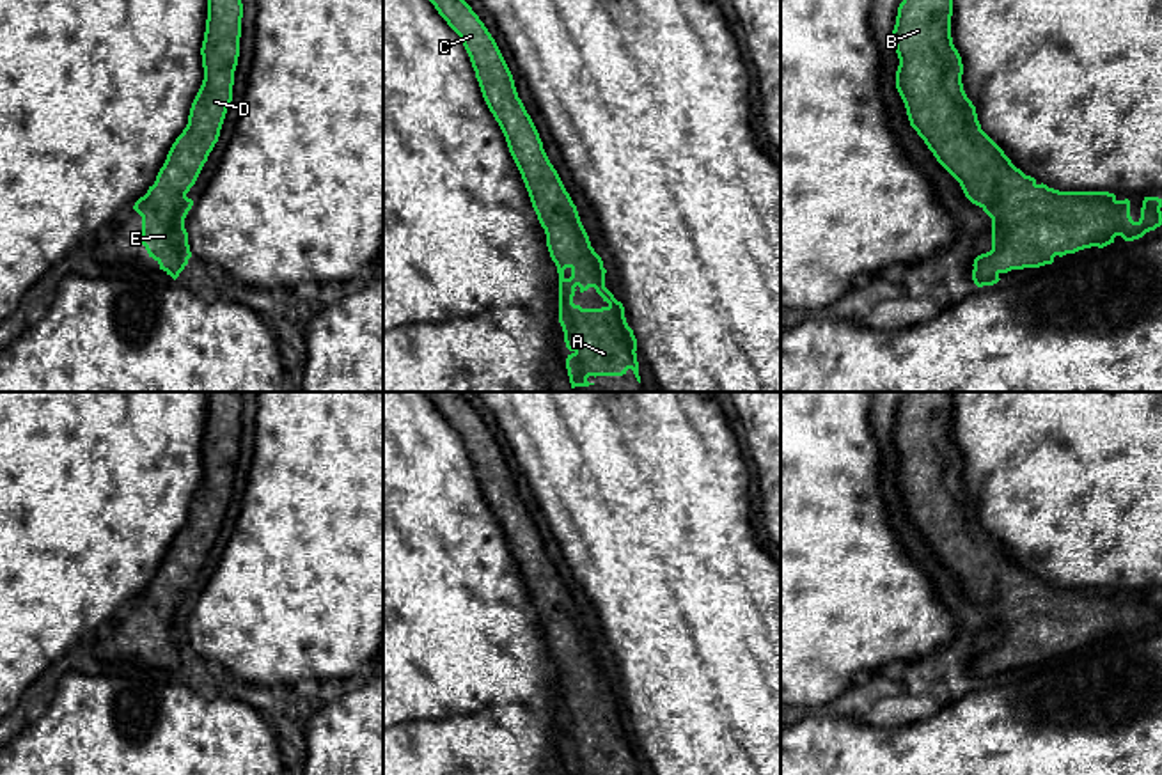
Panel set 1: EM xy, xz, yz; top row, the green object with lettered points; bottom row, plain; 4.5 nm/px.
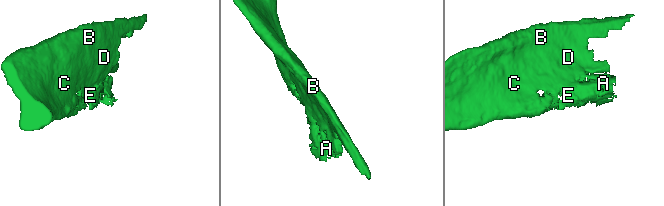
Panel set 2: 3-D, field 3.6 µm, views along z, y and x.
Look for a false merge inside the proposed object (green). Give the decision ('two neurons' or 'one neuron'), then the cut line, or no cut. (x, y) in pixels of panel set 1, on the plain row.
one neuron; cut none

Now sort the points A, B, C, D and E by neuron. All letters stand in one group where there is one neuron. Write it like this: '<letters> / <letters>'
A B C D E

